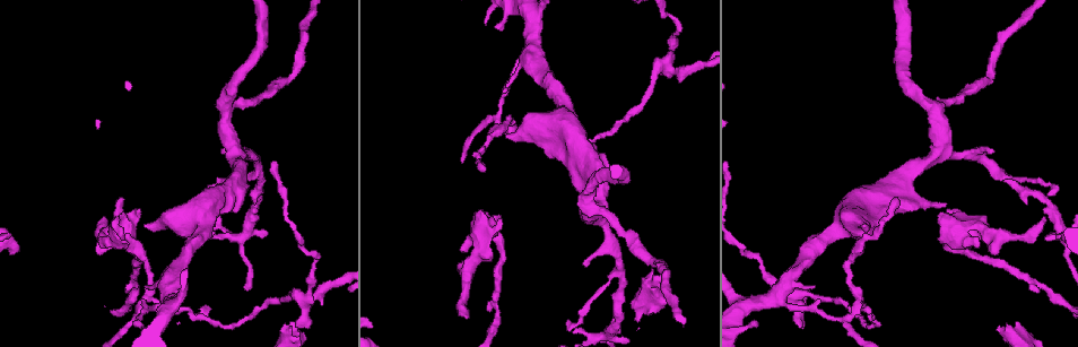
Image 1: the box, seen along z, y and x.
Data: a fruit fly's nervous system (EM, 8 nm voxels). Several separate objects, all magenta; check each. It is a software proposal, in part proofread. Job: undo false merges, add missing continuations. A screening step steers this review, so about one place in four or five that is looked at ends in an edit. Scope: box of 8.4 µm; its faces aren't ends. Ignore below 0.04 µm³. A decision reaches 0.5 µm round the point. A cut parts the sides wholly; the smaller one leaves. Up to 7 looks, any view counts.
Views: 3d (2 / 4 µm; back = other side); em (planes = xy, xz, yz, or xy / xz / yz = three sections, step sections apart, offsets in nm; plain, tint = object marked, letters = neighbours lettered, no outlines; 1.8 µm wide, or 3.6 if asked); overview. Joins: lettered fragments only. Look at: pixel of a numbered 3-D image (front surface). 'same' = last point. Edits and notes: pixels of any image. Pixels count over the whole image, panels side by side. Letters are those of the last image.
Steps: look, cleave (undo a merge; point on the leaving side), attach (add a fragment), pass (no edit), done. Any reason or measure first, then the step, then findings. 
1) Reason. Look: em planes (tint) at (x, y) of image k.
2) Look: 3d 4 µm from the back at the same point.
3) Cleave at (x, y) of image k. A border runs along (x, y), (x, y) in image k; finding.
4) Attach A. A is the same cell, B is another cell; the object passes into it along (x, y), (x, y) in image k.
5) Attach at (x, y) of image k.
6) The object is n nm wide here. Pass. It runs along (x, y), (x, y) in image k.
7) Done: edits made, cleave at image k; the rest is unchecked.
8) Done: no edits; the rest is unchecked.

Branch stops here. Look: em planes (letters) at (465, 316) of image 1.

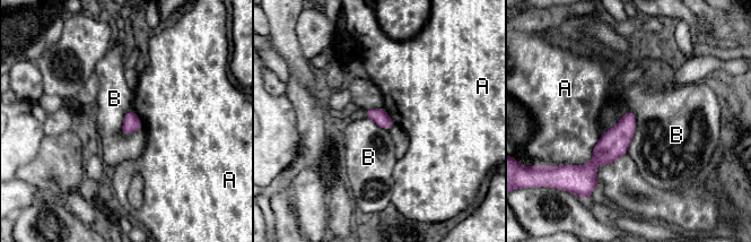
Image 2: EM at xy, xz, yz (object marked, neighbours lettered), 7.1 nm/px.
Pass. A and B are other cells; a border runs along (131, 109), (122, 126), (125, 136) in image 2; none of them fits.

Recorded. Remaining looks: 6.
End of a long branch. Look: 3d 2 µm at (1000, 328) of image 1.

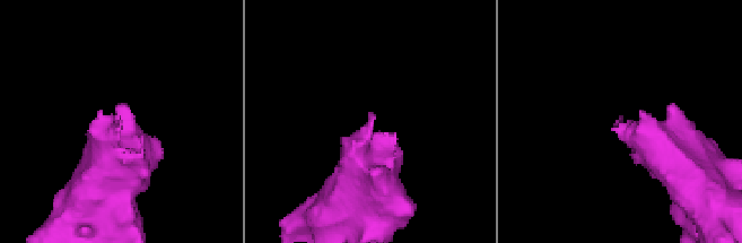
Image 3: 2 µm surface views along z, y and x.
Look: em planes (letters) at (617, 121) of image 3.

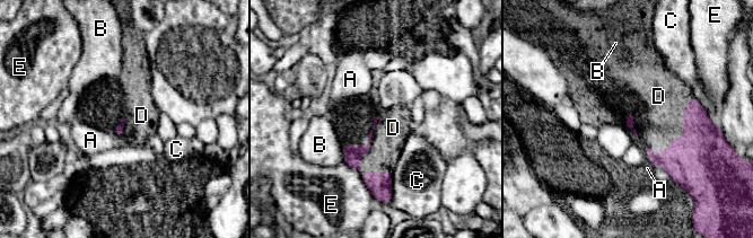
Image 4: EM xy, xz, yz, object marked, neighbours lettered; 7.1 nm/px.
Attach D. D is the same cell, A, B, C and E are other cells; the object passes into it along (379, 184), (358, 166), (386, 146) in image 4; the neuron continues.

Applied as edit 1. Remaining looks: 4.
Sharp bend. Look: 3d 4 µm from the back at (743, 306) of image 1.

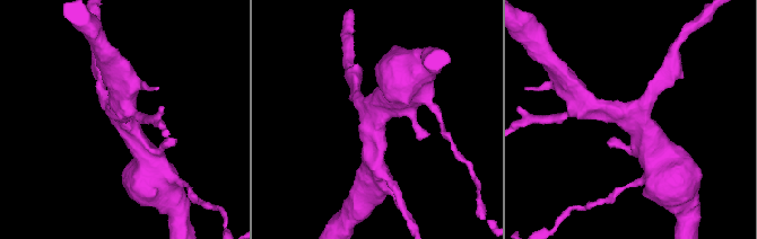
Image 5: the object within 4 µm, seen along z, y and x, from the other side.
3 arms meet here; the arms are 180, 300, 340 nm wide; need the tissue. Look: em xz step 4 (plain) at (121, 119) of image 5.

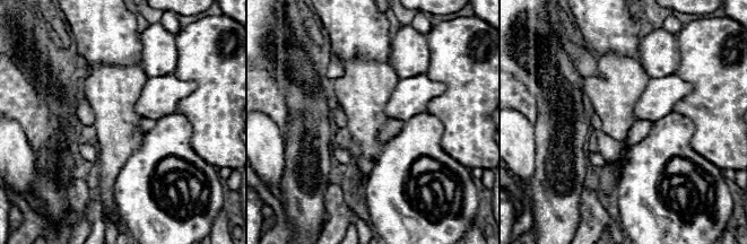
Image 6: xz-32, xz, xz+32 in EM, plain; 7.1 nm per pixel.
Look: em xz step 4 (letters) at the same point.

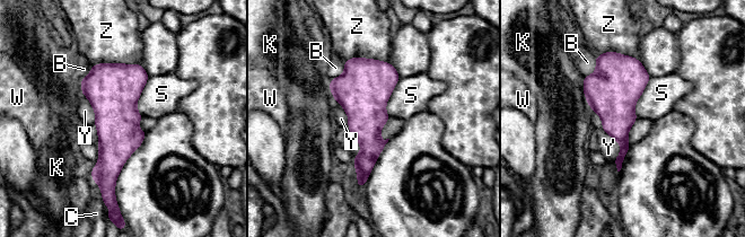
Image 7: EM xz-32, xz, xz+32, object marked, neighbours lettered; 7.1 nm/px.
Pass. B, C, K, S, W, Y and Z are other cells; a border runs along (651, 76), (637, 99), (637, 117) in image 7; one neuron here.

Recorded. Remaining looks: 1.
Done: edits made, attach at image 4; the rest is unchecked.

